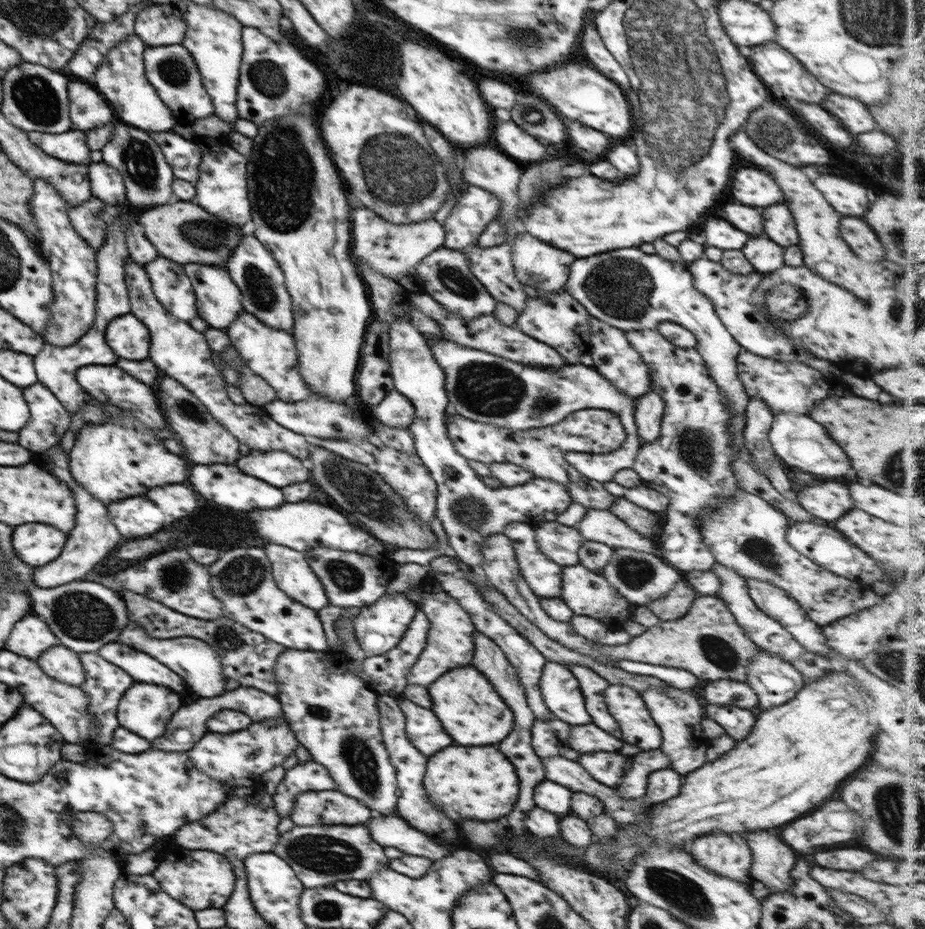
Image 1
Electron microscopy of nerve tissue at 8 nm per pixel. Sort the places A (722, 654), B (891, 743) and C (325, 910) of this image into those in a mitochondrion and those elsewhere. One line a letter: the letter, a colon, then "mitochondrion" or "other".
A: mitochondrion
B: other
C: mitochondrion

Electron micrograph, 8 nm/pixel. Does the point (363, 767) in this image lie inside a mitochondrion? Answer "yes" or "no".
yes

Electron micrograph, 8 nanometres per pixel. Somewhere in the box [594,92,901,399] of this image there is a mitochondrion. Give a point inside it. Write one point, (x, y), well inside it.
(781, 145)

